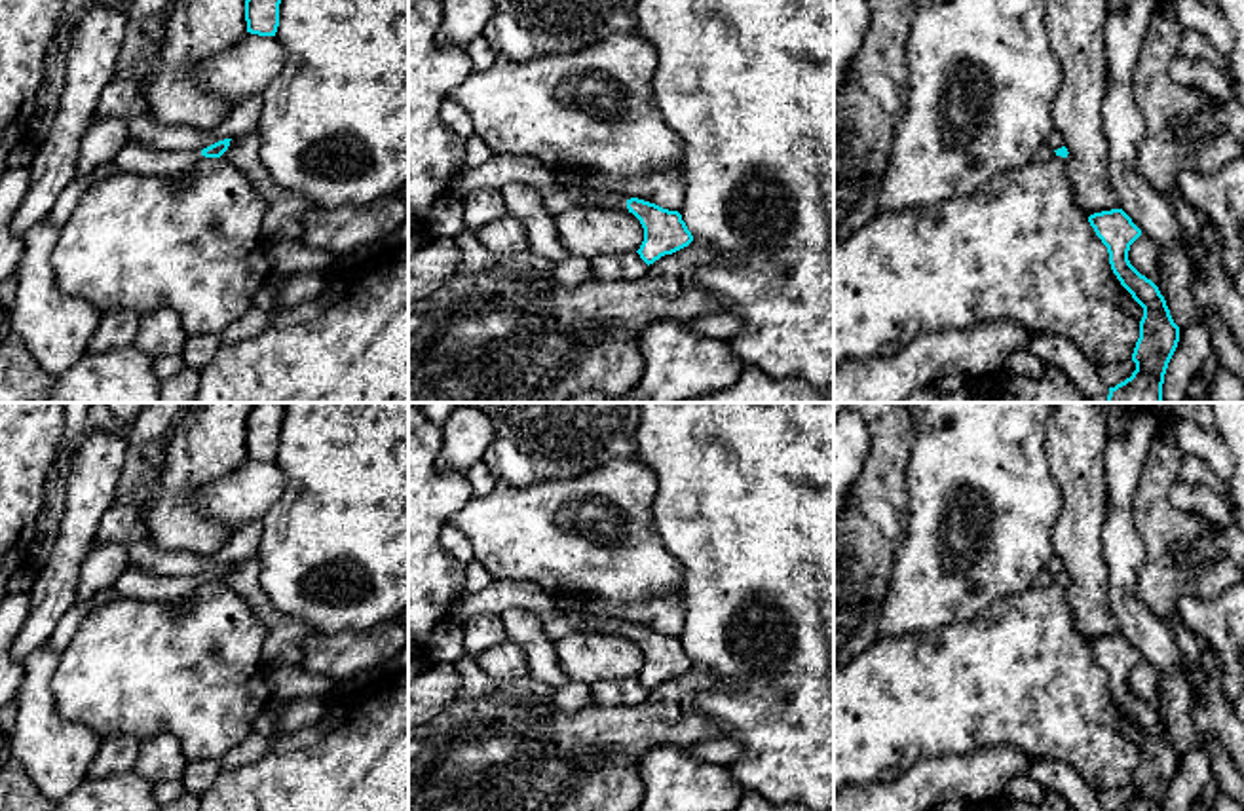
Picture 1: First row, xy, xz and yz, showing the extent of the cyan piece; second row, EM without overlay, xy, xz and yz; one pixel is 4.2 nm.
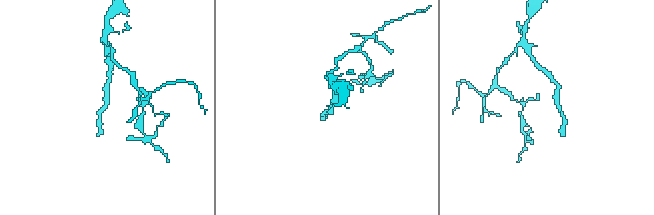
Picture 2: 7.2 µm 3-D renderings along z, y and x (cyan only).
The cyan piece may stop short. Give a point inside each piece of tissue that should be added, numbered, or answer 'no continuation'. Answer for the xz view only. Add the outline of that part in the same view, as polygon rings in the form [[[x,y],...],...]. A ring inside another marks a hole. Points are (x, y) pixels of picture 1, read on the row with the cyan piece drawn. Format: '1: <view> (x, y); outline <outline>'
1: xz (500, 169); outline [[[494,154],[484,165],[475,169],[465,167],[450,180],[448,194],[463,198],[481,188],[501,190],[509,182],[534,188],[553,217],[581,205],[606,211],[627,209],[627,199],[619,194],[560,188],[553,169],[534,158],[509,154]]]

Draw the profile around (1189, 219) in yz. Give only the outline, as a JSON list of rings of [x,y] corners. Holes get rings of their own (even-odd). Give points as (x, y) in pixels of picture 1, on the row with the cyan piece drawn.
[[[1178,186],[1166,192],[1164,196],[1174,203],[1176,215],[1185,230],[1183,245],[1195,268],[1204,256],[1204,247],[1198,236],[1200,215],[1187,203]]]

